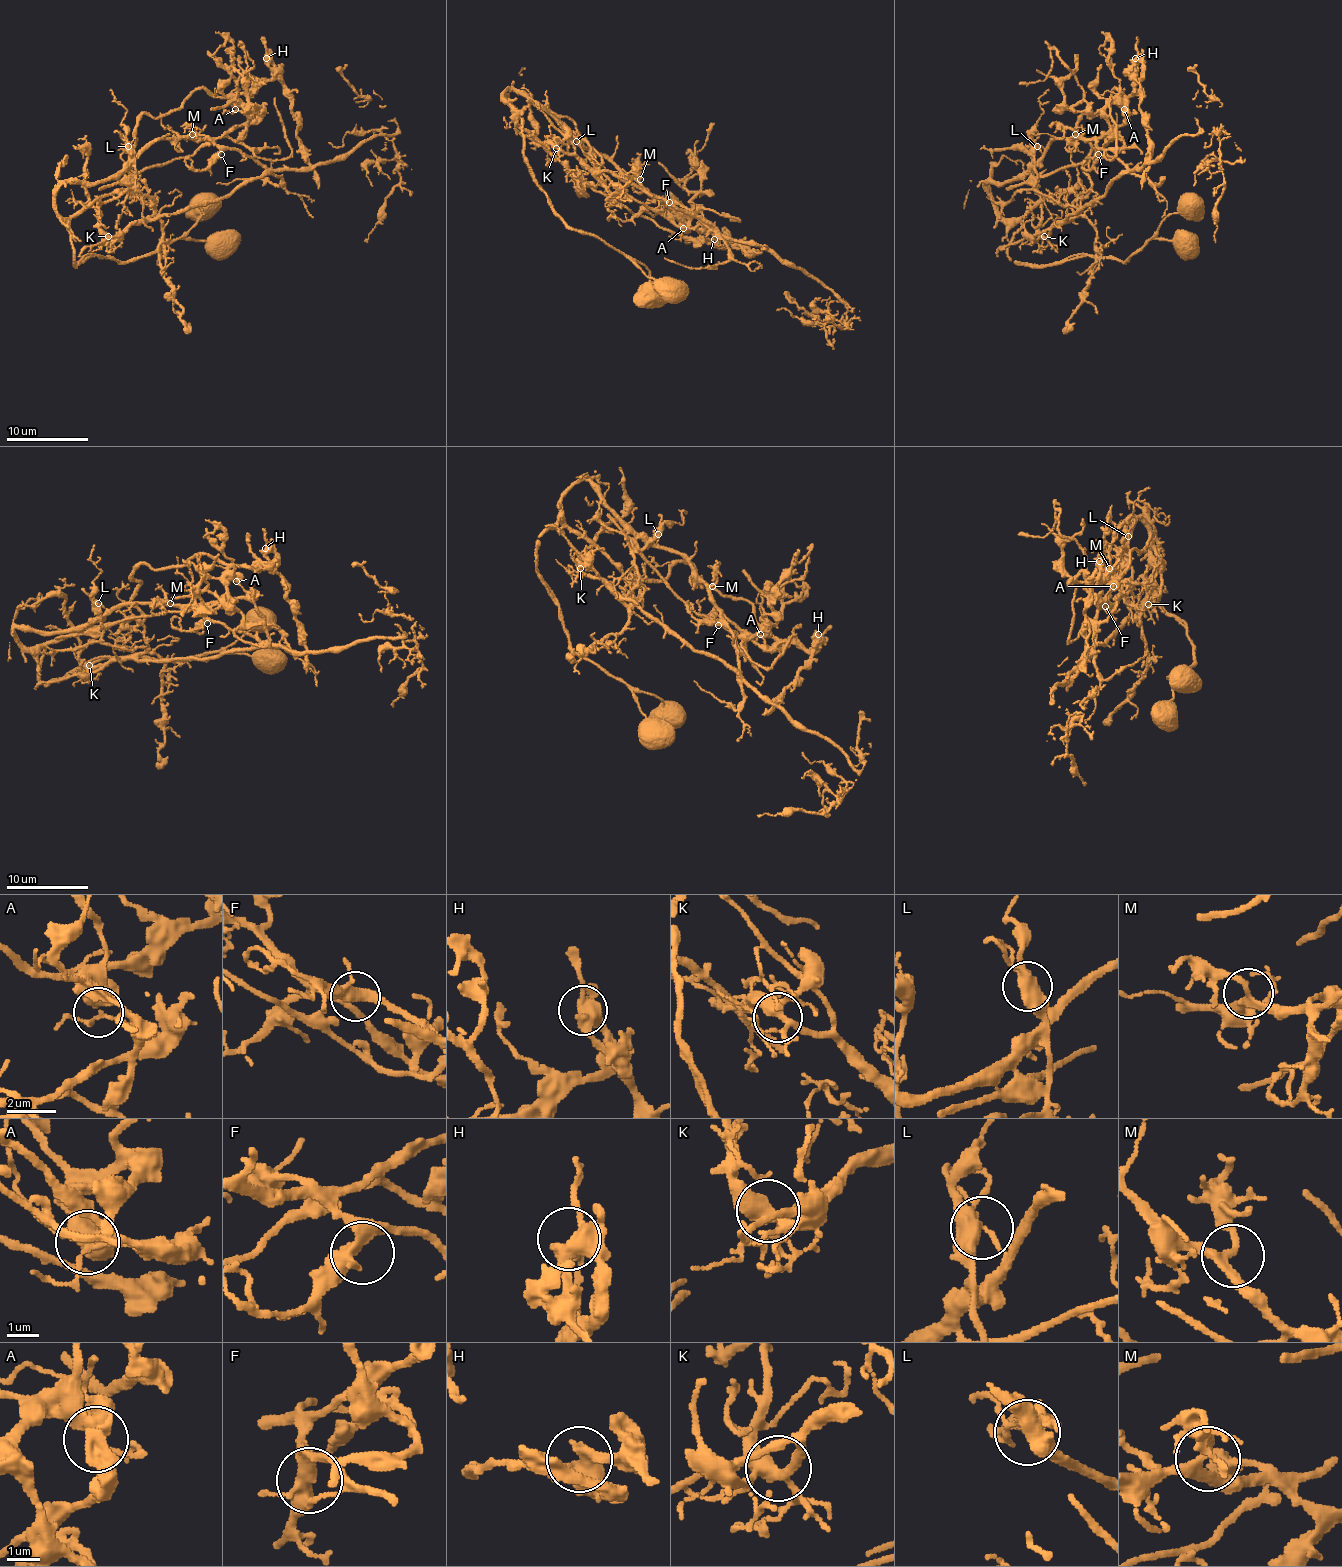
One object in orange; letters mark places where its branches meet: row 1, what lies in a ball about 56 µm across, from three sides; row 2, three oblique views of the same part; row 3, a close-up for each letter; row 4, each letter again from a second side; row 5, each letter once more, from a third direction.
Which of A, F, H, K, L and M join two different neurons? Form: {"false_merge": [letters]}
{"false_merge": ["L"]}

